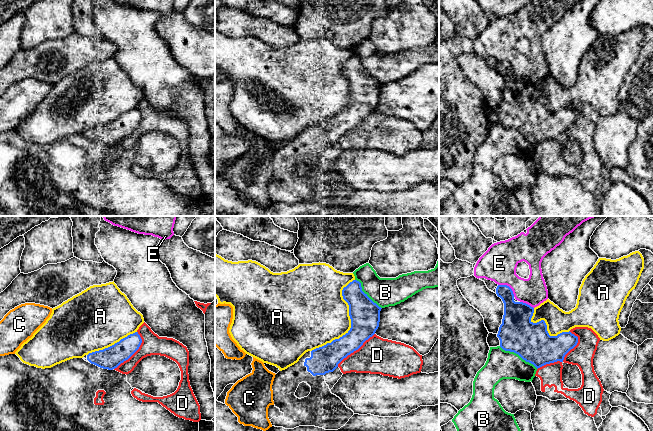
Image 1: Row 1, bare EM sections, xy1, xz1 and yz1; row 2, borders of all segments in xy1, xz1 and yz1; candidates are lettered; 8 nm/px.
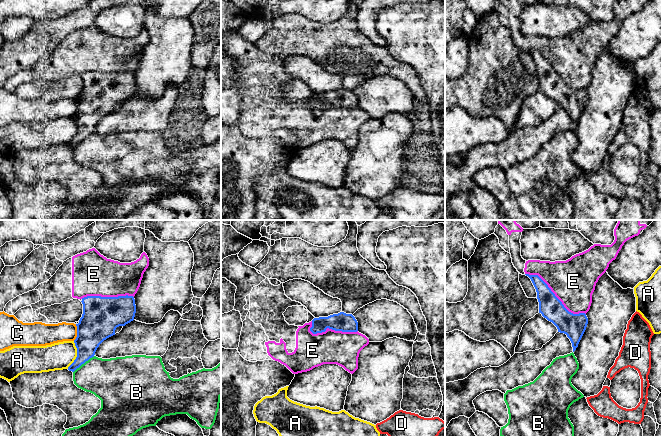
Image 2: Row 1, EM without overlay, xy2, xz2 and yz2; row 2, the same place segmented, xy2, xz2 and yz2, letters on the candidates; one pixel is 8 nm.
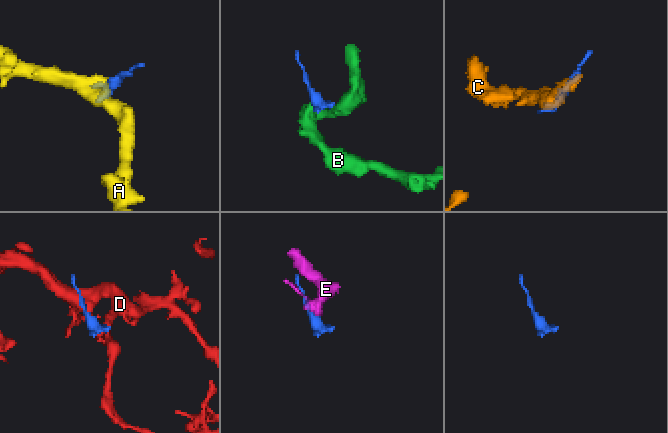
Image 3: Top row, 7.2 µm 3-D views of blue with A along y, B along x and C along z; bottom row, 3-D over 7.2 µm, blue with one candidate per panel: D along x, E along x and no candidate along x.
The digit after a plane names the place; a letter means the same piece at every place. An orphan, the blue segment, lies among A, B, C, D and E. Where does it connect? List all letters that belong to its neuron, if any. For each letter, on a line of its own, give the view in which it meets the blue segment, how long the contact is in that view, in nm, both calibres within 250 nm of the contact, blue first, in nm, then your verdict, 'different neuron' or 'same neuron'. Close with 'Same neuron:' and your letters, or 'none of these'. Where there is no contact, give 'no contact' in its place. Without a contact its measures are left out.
A: xz1 | 700 nm | 240/440 nm | different neuron
B: yz1 | 360 nm | 300/240 nm | different neuron
C: xy2 | 140 nm | 300/180 nm | different neuron
D: yz1 | 420 nm | 280/180 nm | different neuron
E: yz2 | 600 nm | 190/360 nm | different neuron
Same neuron: none of these

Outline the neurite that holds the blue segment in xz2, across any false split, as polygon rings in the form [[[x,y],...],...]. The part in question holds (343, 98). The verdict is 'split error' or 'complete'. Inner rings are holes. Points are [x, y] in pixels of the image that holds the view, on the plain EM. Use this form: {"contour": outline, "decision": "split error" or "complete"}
{"contour": [[[340,88],[328,93],[314,94],[310,107],[317,110],[325,108],[327,104],[342,108],[357,108],[358,98],[352,90]]], "decision": "complete"}

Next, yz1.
{"contour": [[[498,61],[496,70],[504,79],[504,91],[497,113],[500,123],[505,127],[518,130],[523,136],[533,140],[537,145],[557,137],[563,138],[565,131],[578,119],[578,113],[569,108],[550,112],[544,96],[533,99],[531,94],[534,84],[523,78],[515,78],[512,65],[507,61]]], "decision": "complete"}

